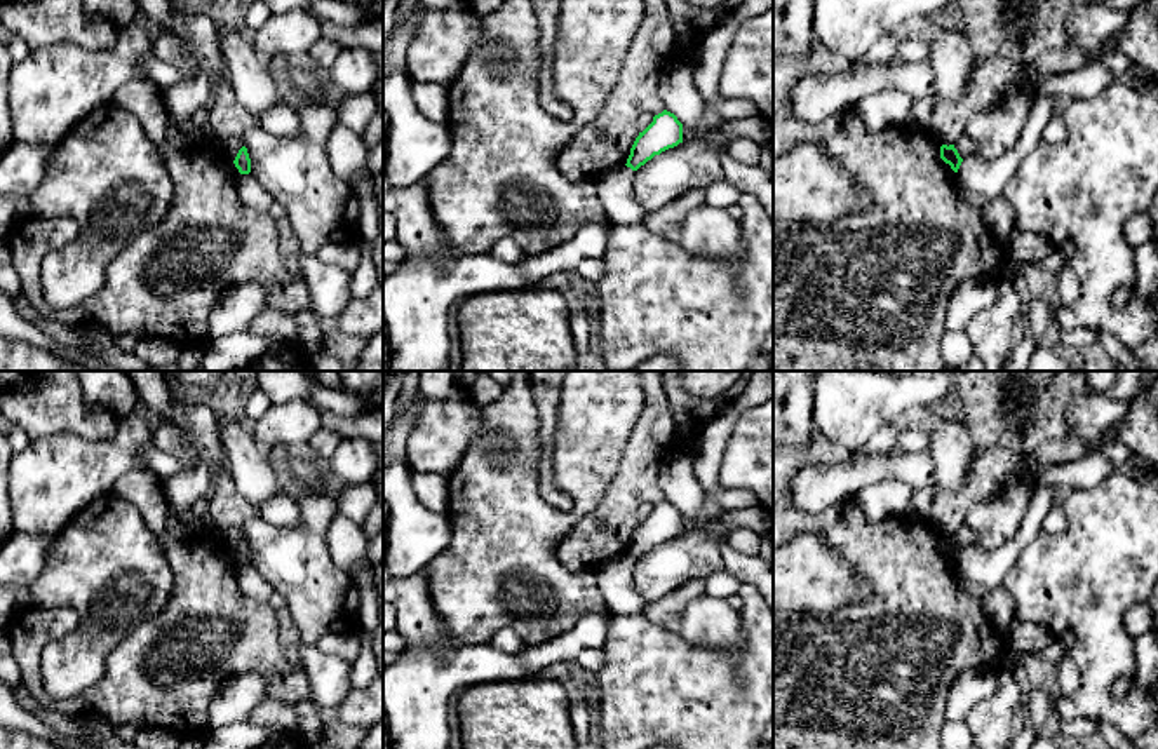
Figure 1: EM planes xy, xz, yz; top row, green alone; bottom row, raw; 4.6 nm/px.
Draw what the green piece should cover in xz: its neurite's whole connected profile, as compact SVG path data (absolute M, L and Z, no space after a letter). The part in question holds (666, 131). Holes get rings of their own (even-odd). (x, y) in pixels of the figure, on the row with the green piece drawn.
M667 110L653 117L653 122L636 138L627 167L637 171L655 155L683 143L683 124Z

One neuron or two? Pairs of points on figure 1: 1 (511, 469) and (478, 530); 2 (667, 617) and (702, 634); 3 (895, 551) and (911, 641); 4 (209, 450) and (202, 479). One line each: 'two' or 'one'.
1: one
2: two
3: one
4: two

